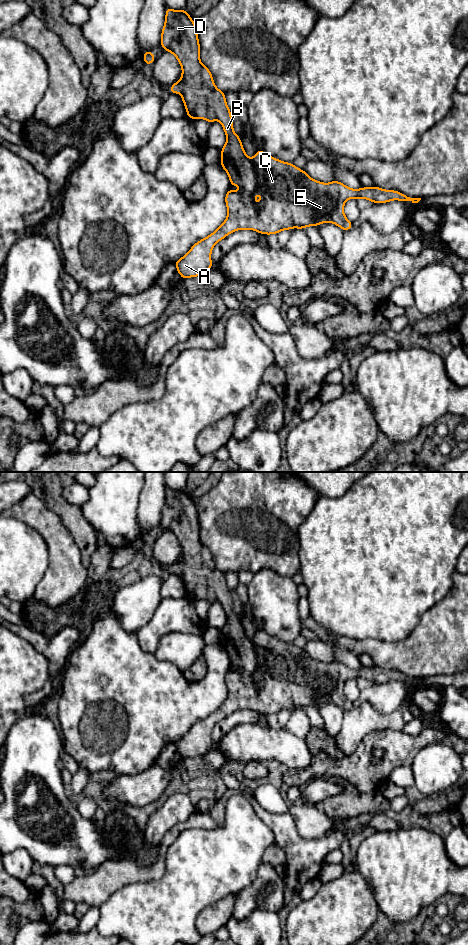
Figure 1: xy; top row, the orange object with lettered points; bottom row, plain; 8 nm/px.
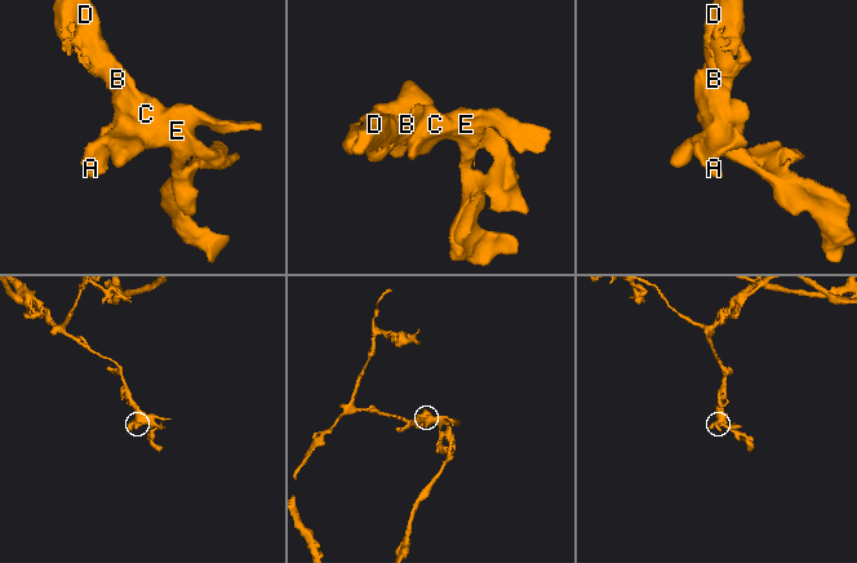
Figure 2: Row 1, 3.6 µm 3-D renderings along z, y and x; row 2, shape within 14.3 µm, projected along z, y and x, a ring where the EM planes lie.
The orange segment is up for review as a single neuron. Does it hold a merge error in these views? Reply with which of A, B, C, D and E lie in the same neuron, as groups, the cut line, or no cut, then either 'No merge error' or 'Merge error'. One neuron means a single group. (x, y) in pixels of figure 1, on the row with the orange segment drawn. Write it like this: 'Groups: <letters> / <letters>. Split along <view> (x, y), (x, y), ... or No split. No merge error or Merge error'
Groups: A B C D E. No split. No merge error

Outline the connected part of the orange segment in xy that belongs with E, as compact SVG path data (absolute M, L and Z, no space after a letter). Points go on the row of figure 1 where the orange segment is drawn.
M166 7L161 47L172 53L182 68L181 78L171 85L170 93L181 94L188 118L204 119L209 123L217 120L221 123L226 134L226 144L221 148L220 165L227 172L230 185L240 187L239 191L232 191L229 188L225 195L228 210L225 221L213 233L196 242L174 263L182 279L206 274L212 268L211 253L215 244L237 230L254 230L260 234L271 235L294 227L304 229L309 226L317 227L321 223L333 223L343 231L347 231L353 226L344 214L344 204L348 199L363 198L378 204L392 200L418 203L421 200L377 186L352 189L337 180L323 183L312 179L293 163L276 159L263 150L258 150L252 159L249 158L241 138L233 130L231 110L227 106L225 93L216 87L210 70L200 61L200 43L196 25L186 10L173 10Z

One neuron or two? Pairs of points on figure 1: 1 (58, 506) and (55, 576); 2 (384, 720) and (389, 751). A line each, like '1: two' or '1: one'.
1: two
2: two

